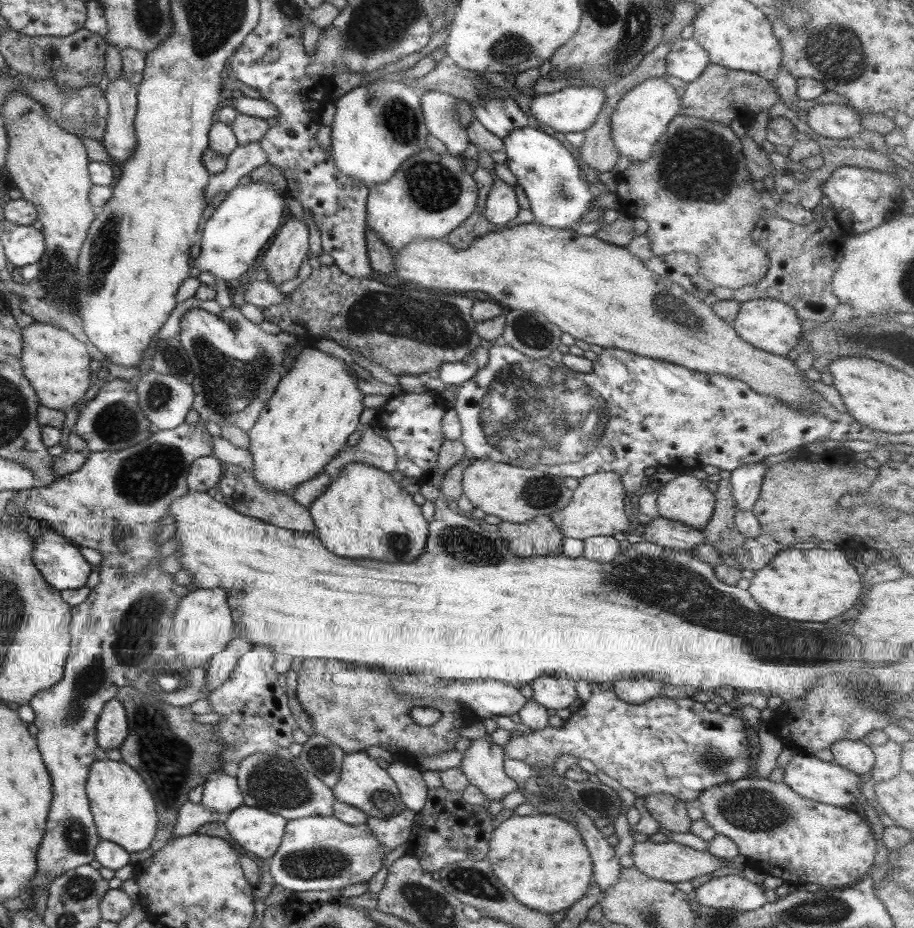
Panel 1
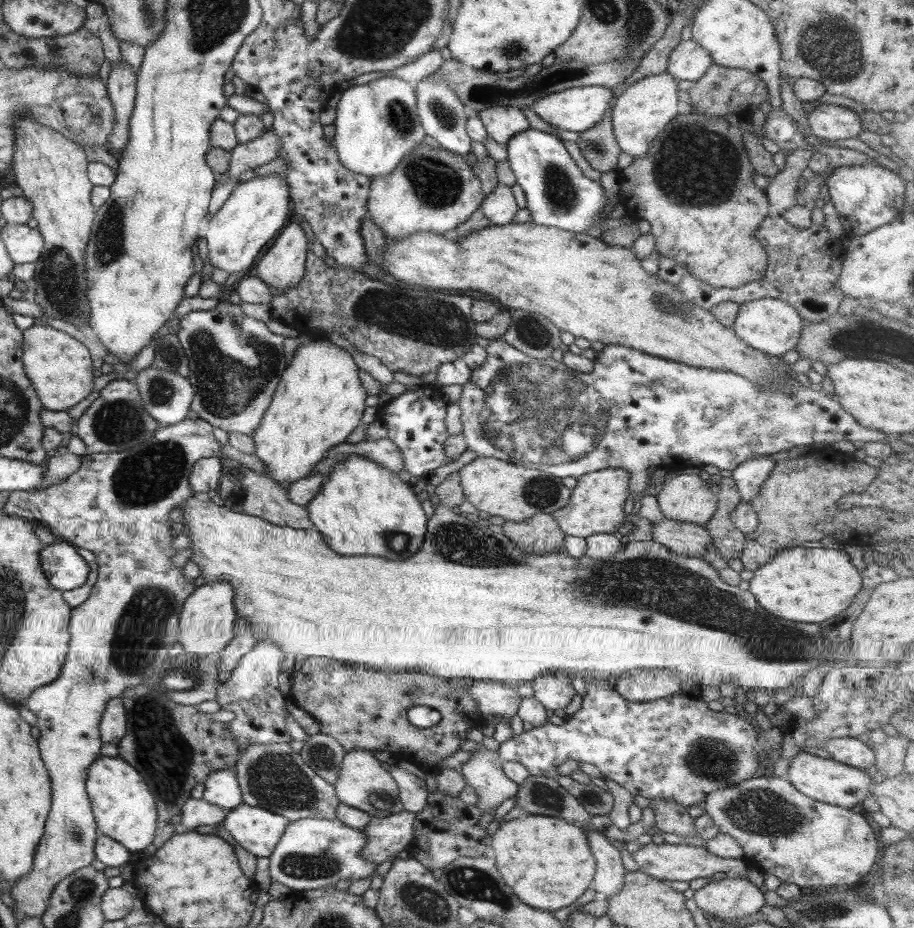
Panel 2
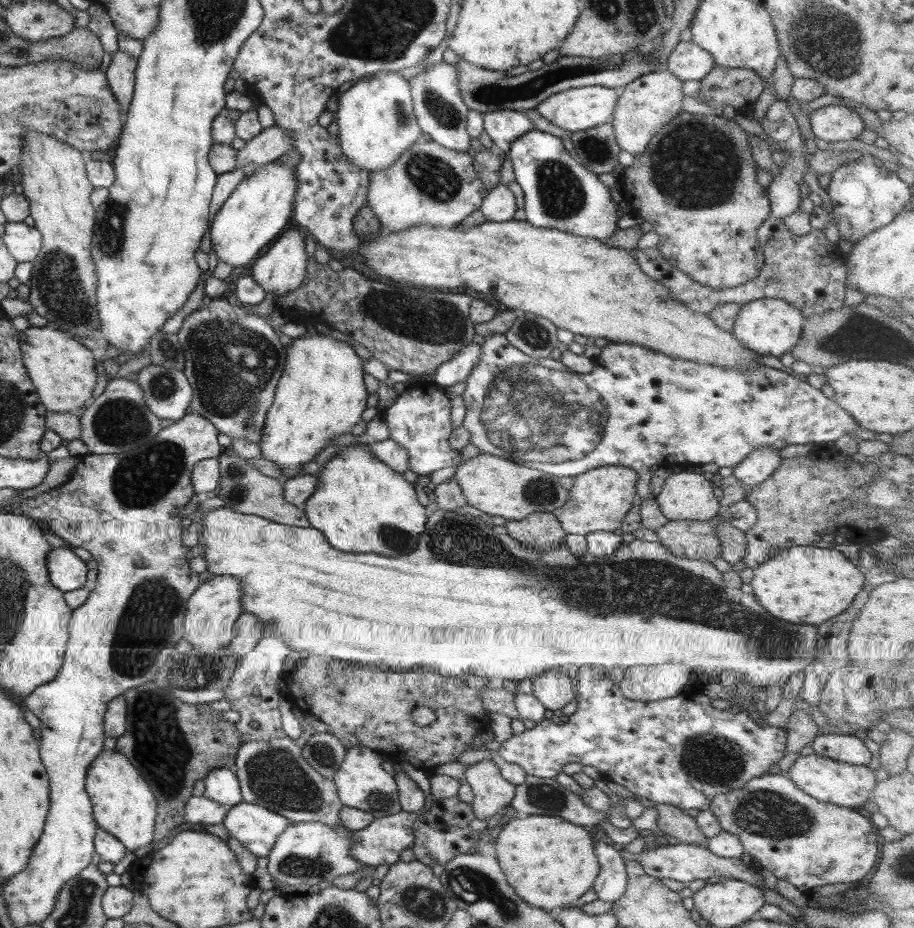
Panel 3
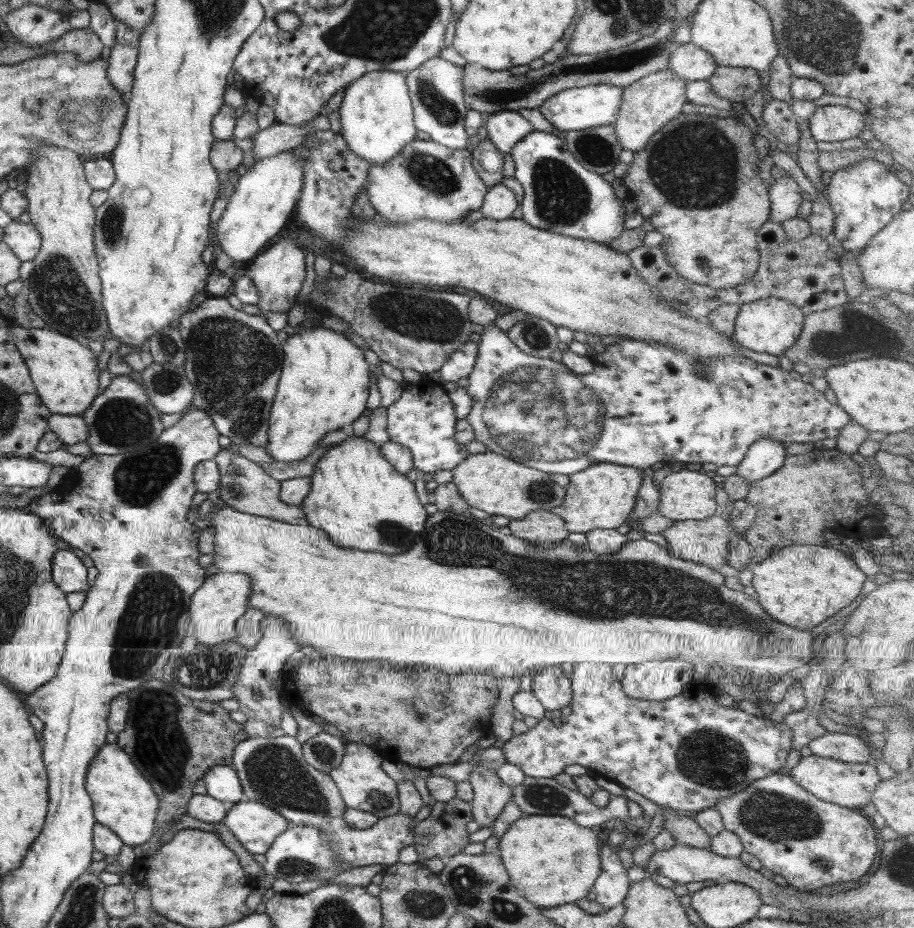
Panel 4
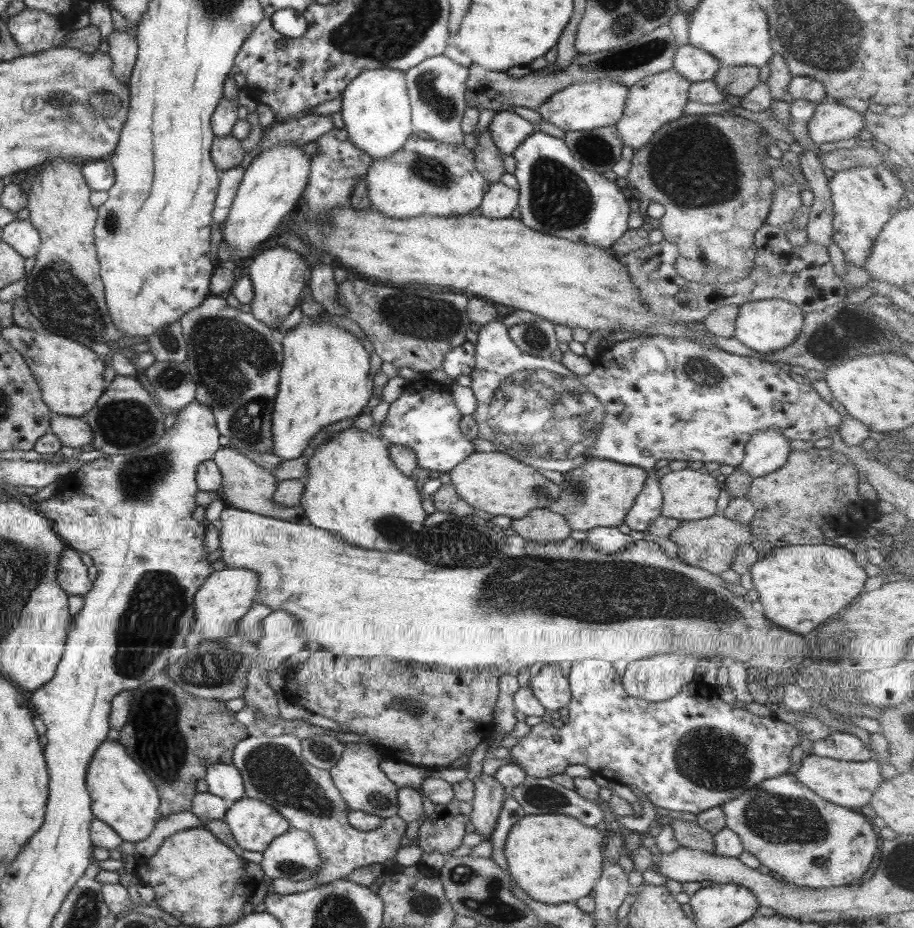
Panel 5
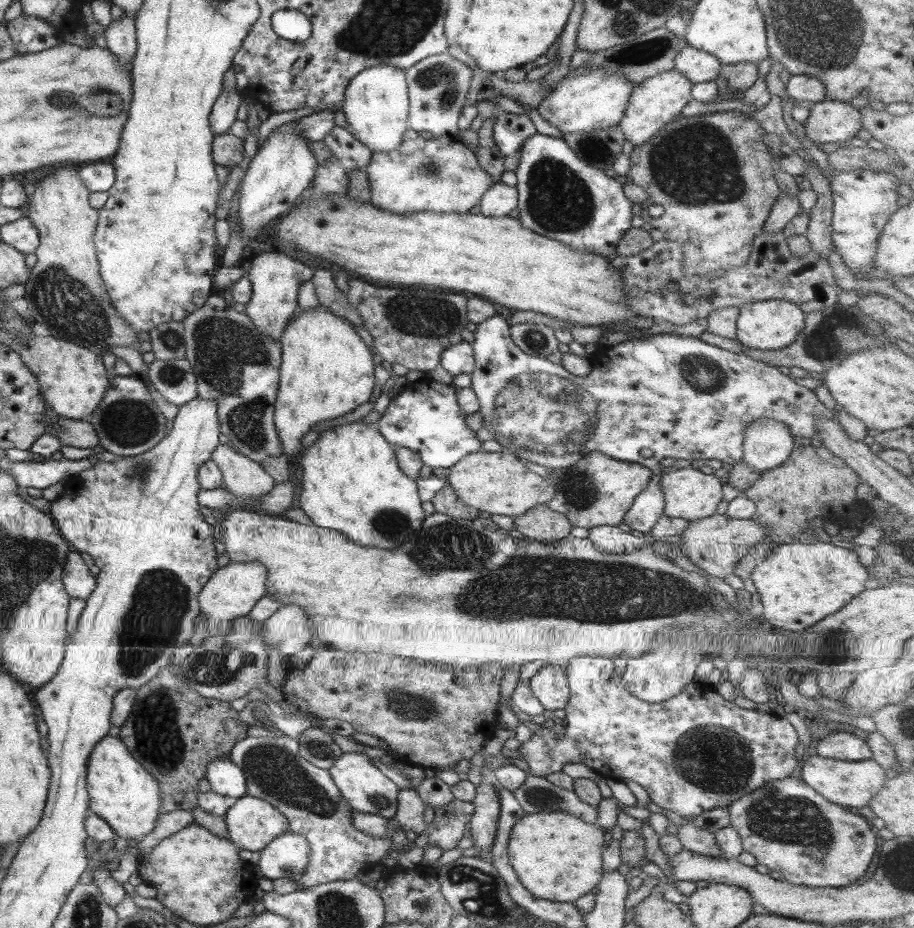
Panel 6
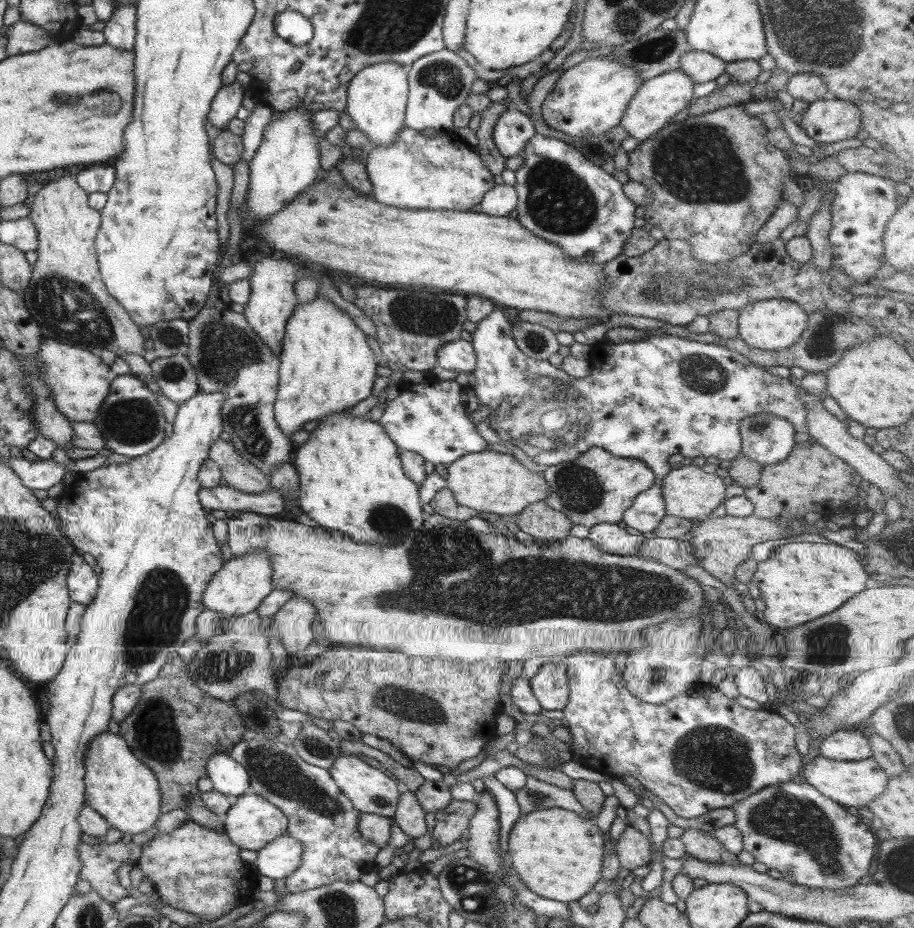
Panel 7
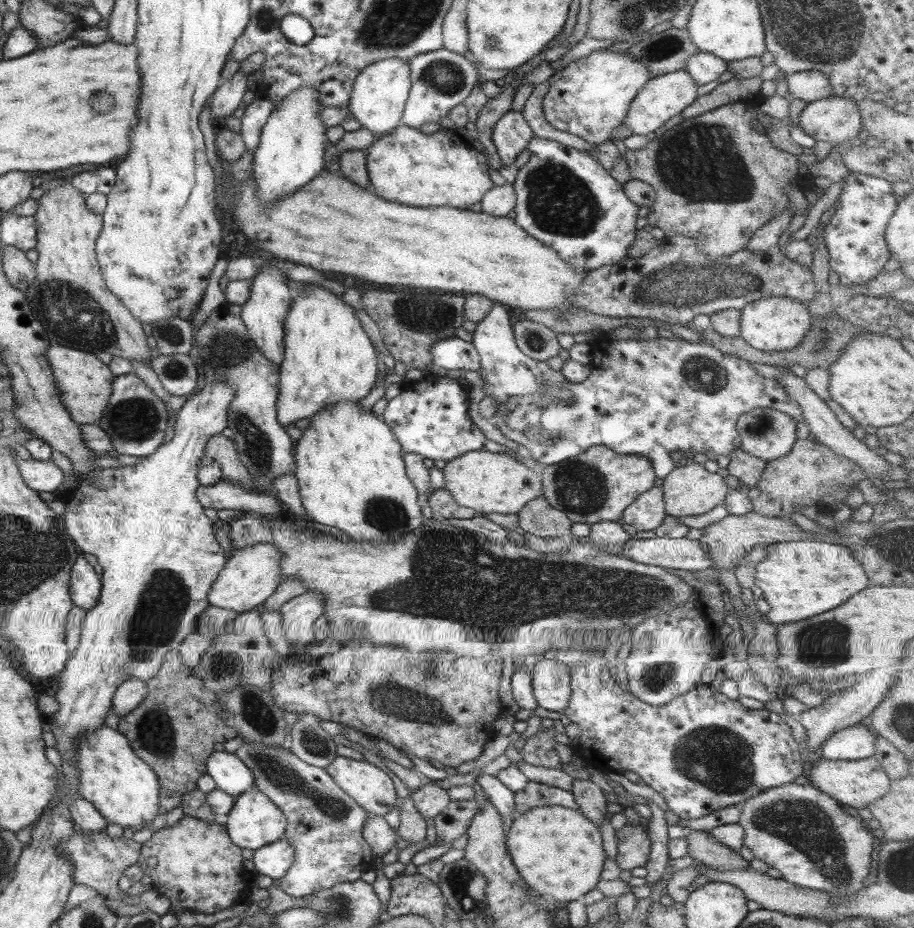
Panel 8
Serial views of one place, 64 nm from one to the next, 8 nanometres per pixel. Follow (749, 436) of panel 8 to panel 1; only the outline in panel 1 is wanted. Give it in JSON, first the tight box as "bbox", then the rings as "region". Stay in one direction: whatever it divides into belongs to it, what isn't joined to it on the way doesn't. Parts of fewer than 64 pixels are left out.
{"bbox":[730,461,766,510],"region":[[[762,461],[735,468],[730,472],[731,494],[735,498],[738,510],[751,510],[751,506],[757,500],[765,471],[766,462]]]}

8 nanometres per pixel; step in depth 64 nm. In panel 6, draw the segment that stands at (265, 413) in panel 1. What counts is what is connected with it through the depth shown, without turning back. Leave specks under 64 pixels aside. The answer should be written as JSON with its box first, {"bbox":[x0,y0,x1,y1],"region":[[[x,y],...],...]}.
{"bbox":[273,306,373,455],"region":[[[325,306],[313,310],[299,307],[280,336],[280,366],[273,424],[283,455],[301,452],[299,438],[313,424],[335,419],[367,402],[373,389],[373,354],[351,324]]]}

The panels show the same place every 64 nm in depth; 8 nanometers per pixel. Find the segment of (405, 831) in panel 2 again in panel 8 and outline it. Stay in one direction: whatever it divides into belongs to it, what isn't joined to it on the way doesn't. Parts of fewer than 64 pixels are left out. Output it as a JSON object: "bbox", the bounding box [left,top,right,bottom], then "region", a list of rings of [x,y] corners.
{"bbox":[233,742,373,898],"region":[[[243,742],[233,755],[251,771],[251,787],[267,796],[285,817],[284,838],[291,843],[293,861],[280,878],[278,887],[283,893],[293,898],[310,896],[335,884],[353,882],[361,872],[373,868],[371,847],[361,836],[367,812],[333,782],[325,769],[305,764],[289,749],[263,743]]]}

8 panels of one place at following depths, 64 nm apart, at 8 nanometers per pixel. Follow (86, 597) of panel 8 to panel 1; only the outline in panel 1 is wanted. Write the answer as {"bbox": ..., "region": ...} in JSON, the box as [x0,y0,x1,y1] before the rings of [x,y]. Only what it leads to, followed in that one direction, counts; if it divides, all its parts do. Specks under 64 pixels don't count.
{"bbox":[34,526,91,590],"region":[[[41,526],[41,534],[35,537],[34,564],[41,570],[43,580],[55,590],[75,590],[84,586],[91,572],[90,564],[79,553],[79,547],[65,540],[65,537],[53,531],[50,526]]]}

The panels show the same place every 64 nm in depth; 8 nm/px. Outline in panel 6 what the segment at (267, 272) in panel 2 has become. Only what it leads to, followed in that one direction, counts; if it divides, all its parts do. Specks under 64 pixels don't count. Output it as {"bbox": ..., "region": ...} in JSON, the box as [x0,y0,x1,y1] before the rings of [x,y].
{"bbox":[243,250,312,343],"region":[[[279,250],[277,252],[265,252],[265,254],[253,258],[246,276],[251,286],[251,296],[244,304],[243,313],[251,319],[251,323],[263,335],[273,339],[275,343],[280,342],[282,332],[299,308],[297,290],[303,285],[303,282],[312,278],[312,272],[311,268]]]}

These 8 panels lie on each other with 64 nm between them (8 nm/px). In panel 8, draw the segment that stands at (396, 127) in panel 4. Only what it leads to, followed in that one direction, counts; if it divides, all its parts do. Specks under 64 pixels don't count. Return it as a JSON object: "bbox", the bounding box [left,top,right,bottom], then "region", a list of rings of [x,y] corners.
{"bbox":[349,58,410,137],"region":[[[385,58],[368,64],[360,71],[353,81],[351,97],[349,97],[349,112],[360,124],[372,133],[373,137],[383,137],[397,127],[398,120],[404,109],[410,87],[410,68],[408,60]]]}

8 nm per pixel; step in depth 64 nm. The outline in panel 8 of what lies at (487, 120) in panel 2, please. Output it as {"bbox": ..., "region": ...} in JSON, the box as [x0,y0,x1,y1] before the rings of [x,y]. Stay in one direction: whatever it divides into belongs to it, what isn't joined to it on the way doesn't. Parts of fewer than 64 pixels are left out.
{"bbox":[491,111,533,167],"region":[[[519,111],[504,112],[493,125],[491,137],[502,167],[509,167],[533,137],[527,121]]]}

